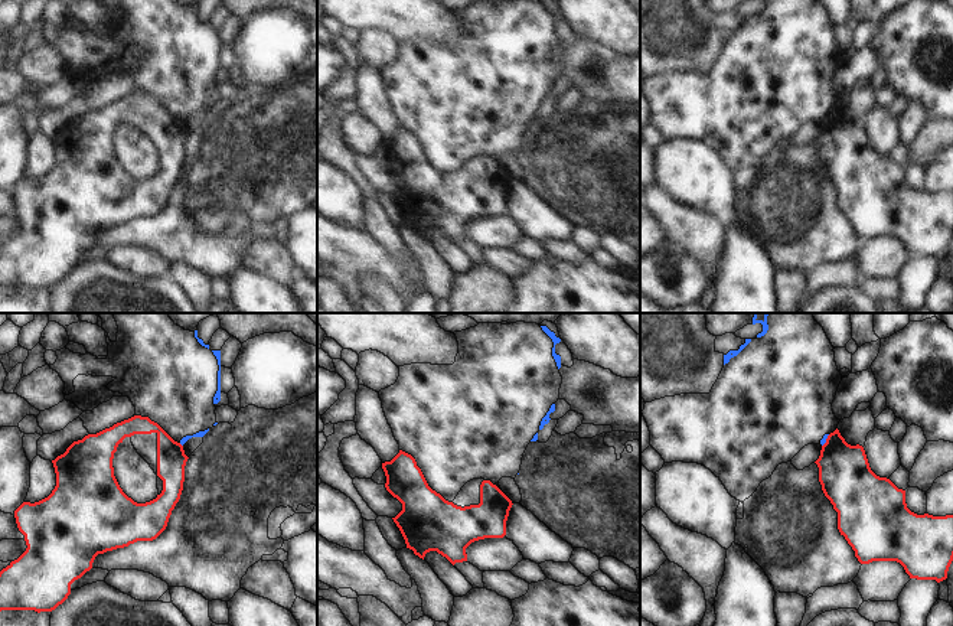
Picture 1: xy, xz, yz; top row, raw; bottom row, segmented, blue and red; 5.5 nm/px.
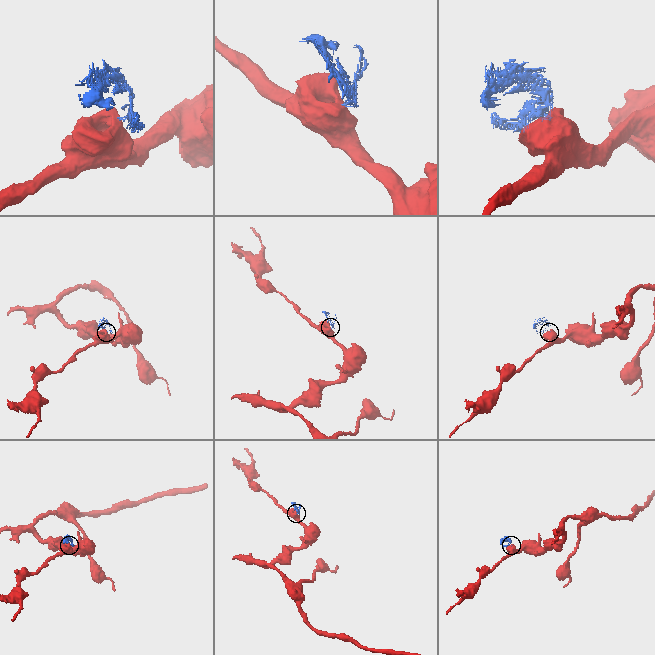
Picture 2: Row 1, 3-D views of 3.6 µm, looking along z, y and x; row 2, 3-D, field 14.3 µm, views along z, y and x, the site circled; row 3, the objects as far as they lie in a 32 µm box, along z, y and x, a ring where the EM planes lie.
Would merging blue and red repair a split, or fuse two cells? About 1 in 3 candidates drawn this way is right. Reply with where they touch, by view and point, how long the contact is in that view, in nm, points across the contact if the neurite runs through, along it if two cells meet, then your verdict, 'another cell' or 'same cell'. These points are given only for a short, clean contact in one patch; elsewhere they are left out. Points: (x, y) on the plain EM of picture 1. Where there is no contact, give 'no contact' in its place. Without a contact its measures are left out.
yz (825, 117) | 80 nm | along yz (829, 111), (822, 123) | another cell

